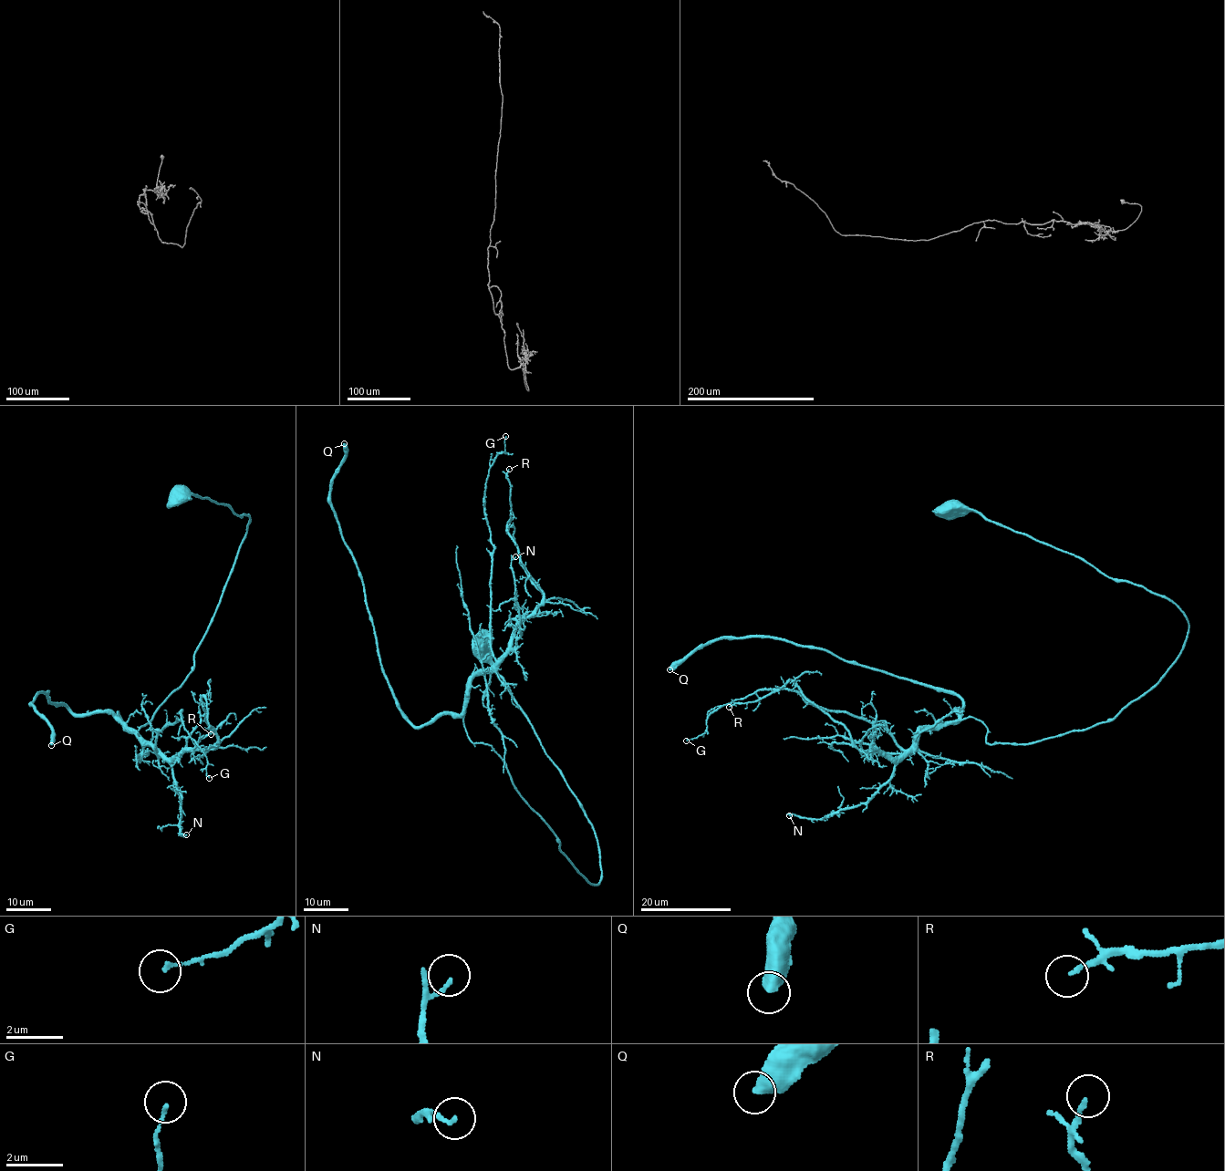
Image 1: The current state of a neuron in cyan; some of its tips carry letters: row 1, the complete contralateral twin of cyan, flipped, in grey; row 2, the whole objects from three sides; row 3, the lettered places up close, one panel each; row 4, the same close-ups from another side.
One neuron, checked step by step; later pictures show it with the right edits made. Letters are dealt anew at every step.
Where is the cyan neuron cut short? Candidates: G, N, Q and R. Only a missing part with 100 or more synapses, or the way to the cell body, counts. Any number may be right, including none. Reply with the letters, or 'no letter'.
Q

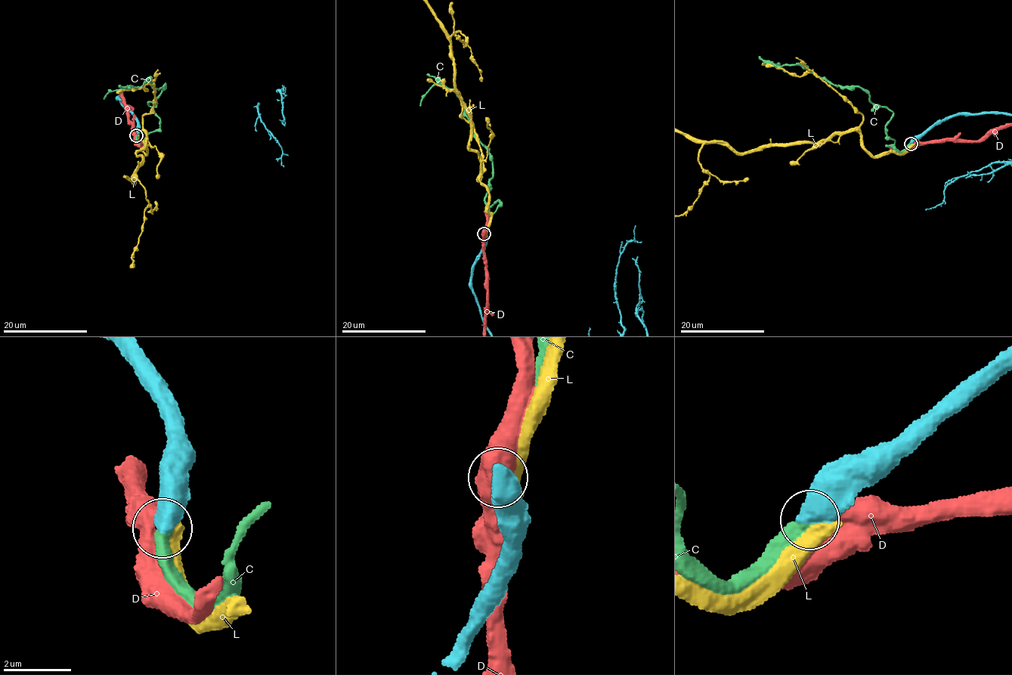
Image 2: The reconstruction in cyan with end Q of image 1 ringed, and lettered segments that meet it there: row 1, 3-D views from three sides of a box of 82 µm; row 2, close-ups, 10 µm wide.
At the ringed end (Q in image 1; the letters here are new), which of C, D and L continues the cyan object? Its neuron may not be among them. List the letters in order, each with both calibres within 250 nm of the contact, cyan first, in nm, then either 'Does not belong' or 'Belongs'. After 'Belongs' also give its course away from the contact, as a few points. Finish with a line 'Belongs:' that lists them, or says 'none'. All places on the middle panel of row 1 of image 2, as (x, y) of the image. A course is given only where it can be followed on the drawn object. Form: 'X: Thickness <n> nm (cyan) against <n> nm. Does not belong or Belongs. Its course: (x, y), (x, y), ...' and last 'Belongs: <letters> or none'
C: Thickness 700 nm (cyan) against 440 nm. Belongs
D: Thickness 750 nm (cyan) against 650 nm. Does not belong
L: Thickness 800 nm (cyan) against 440 nm. Does not belong
Belongs: C

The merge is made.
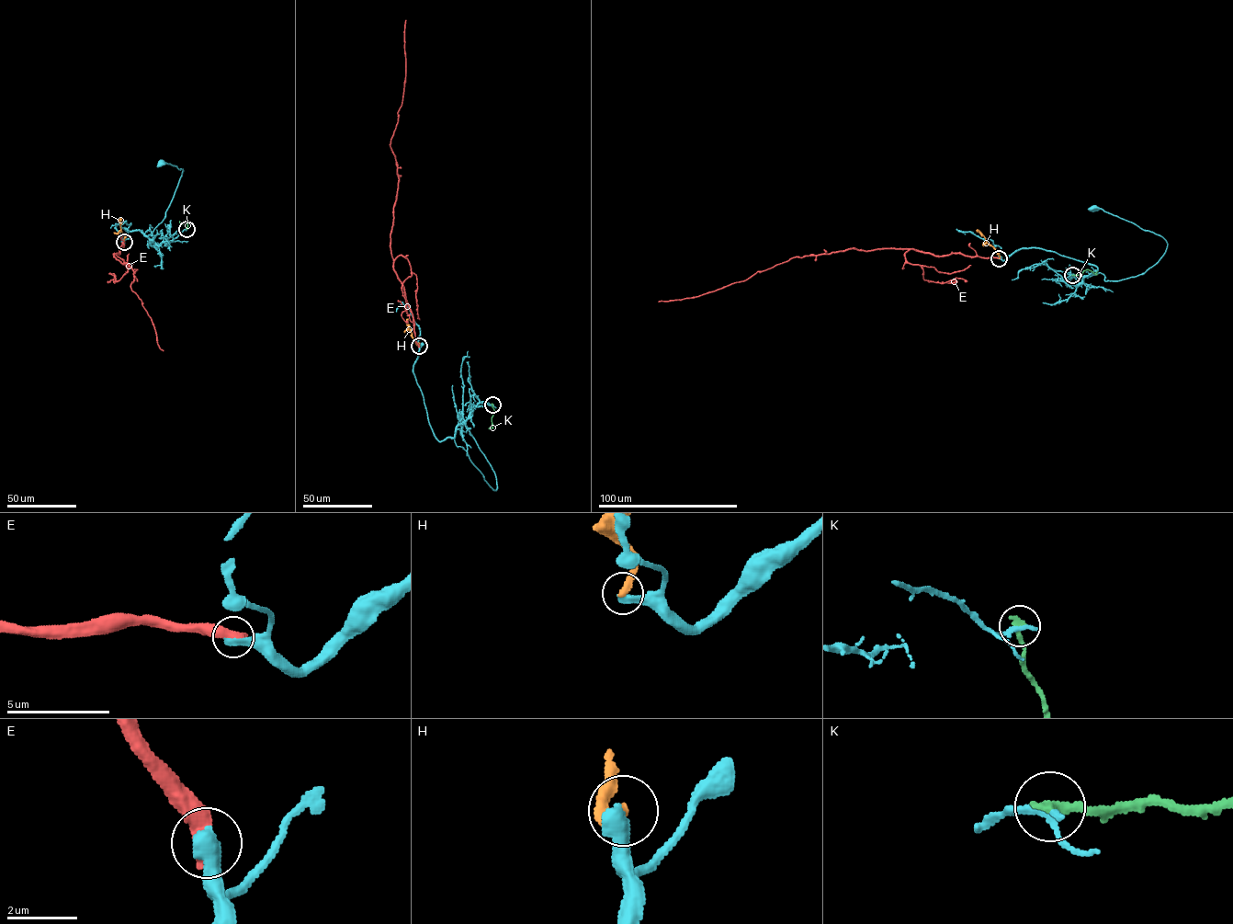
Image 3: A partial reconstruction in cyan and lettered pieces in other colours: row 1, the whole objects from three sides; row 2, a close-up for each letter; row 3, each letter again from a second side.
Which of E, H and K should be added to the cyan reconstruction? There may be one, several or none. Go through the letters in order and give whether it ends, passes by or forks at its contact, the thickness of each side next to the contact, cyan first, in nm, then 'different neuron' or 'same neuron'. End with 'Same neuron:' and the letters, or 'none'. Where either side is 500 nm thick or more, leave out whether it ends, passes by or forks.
E: 550/550 nm | same neuron
H: it ends | 480/320 nm | different neuron
K: it ends | 240/320 nm | different neuron
Same neuron: E

